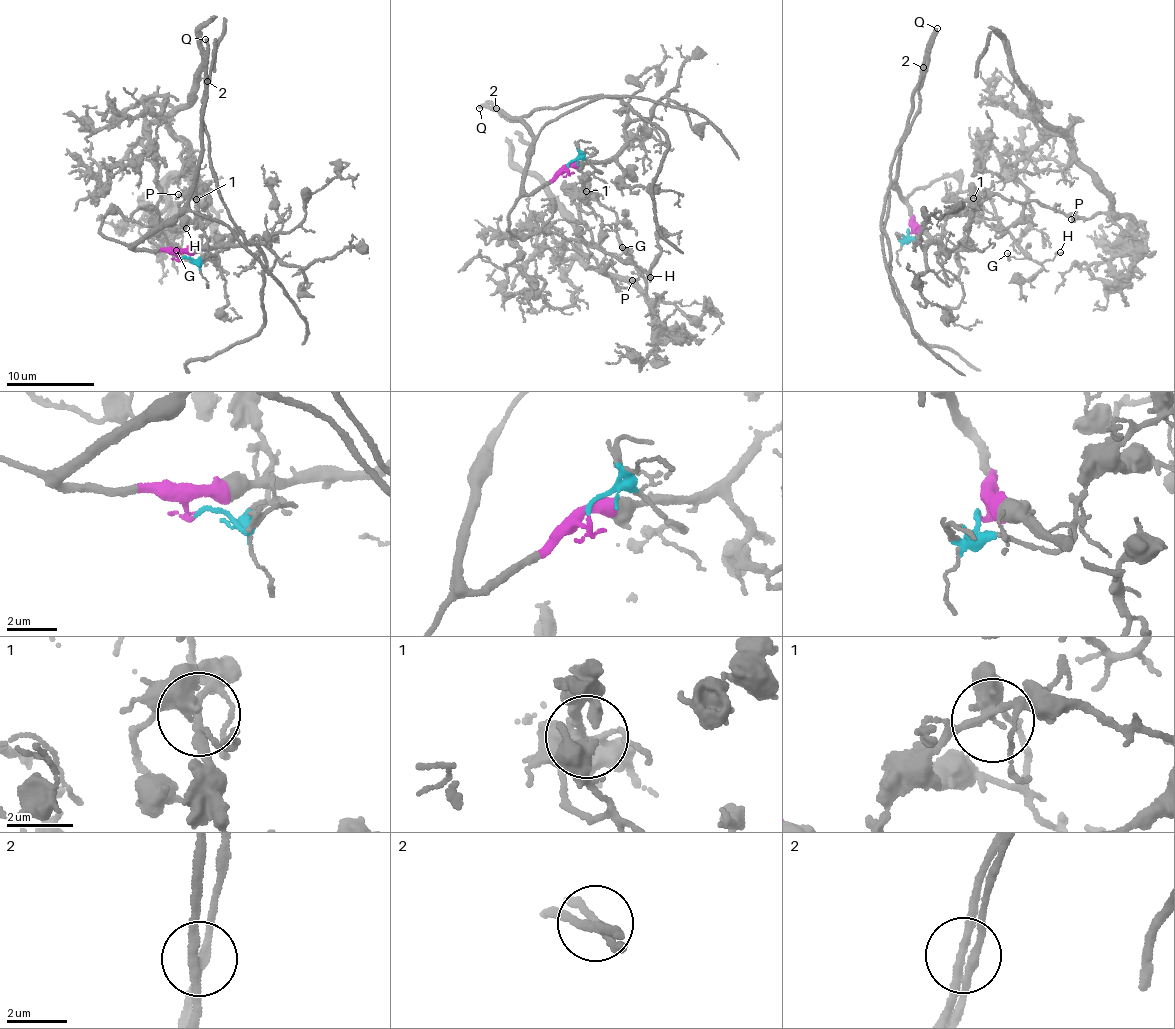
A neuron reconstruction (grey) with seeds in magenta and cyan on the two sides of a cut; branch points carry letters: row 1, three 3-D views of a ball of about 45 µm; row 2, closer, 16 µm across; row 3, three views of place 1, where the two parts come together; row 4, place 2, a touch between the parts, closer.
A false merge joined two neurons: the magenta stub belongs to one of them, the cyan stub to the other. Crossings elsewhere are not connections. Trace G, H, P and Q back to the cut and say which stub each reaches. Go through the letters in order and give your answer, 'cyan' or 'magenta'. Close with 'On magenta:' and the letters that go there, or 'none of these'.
G: magenta
H: magenta
P: cyan
Q: magenta
On magenta: G, H, Q

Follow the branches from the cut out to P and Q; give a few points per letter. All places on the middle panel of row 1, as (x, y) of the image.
P: (566, 168), (583, 157), (600, 173), (594, 170), (584, 183), (616, 214), (616, 238), (638, 271), (632, 281)
Q: (568, 168), (532, 192), (521, 191), (531, 144), (529, 129), (514, 116), (483, 104), (480, 108)

